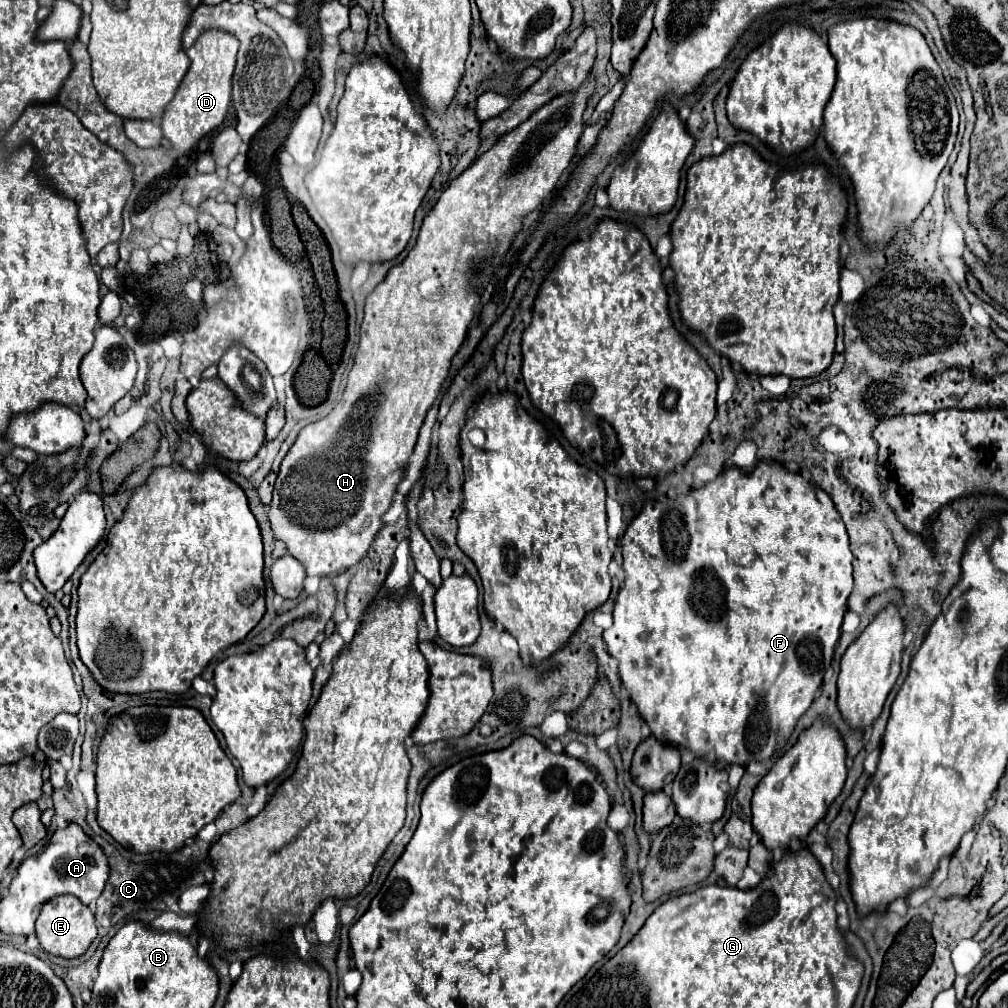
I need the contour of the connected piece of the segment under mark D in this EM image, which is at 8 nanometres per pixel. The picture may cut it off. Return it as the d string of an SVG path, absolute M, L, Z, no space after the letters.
M204 31L190 49L186 49L186 55L190 59L190 69L184 75L176 97L170 101L170 105L164 111L162 117L162 131L164 137L170 141L172 147L176 147L180 153L188 153L196 147L196 143L222 125L228 105L230 105L230 81L236 65L236 53L238 53L238 39L232 33L226 31Z

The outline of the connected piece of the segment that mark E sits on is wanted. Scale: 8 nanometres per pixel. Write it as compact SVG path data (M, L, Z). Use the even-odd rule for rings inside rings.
M74 895L52 897L48 903L44 903L44 907L36 919L36 935L46 953L58 955L64 959L80 957L96 937L94 913L84 903L80 903L80 899L76 899Z

